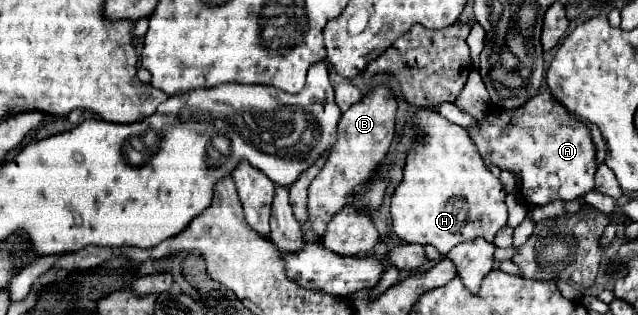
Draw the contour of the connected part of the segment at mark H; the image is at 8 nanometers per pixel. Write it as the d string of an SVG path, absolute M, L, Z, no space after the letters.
M420 110L416 126L424 130L424 142L408 154L404 180L392 198L392 230L408 244L430 244L446 256L456 244L474 238L494 240L496 232L506 226L506 190L500 180L486 168L476 146L462 126L448 122L432 110Z

